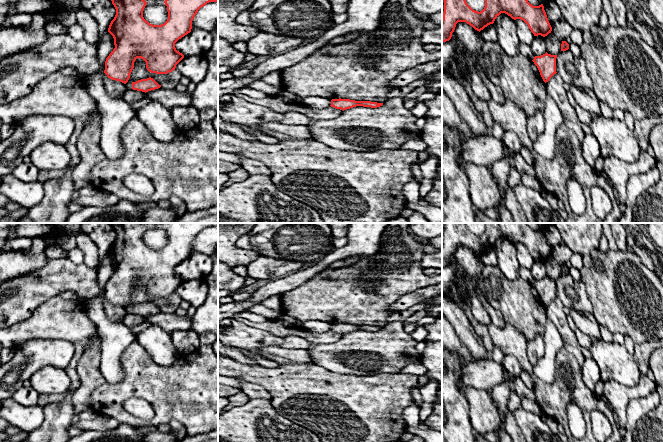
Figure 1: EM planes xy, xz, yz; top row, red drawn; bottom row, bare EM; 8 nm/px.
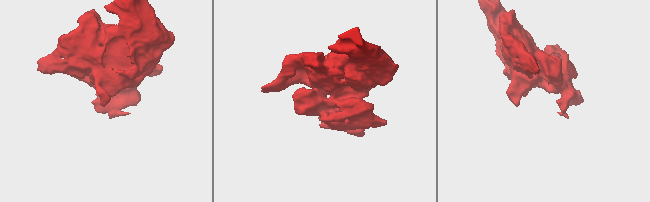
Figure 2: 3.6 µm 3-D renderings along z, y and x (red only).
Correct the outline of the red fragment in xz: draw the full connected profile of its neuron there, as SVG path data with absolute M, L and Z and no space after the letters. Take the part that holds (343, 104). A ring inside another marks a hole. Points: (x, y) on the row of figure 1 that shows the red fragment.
M332 99L331 100L331 107L336 109L346 110L356 106L363 106L363 107L371 107L377 108L382 106L383 103L371 102L371 101L355 101L350 99Z

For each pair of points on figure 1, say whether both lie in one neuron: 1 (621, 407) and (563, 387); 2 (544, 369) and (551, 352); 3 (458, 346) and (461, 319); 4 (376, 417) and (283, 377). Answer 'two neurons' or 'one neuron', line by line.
1: one neuron
2: one neuron
3: two neurons
4: one neuron

